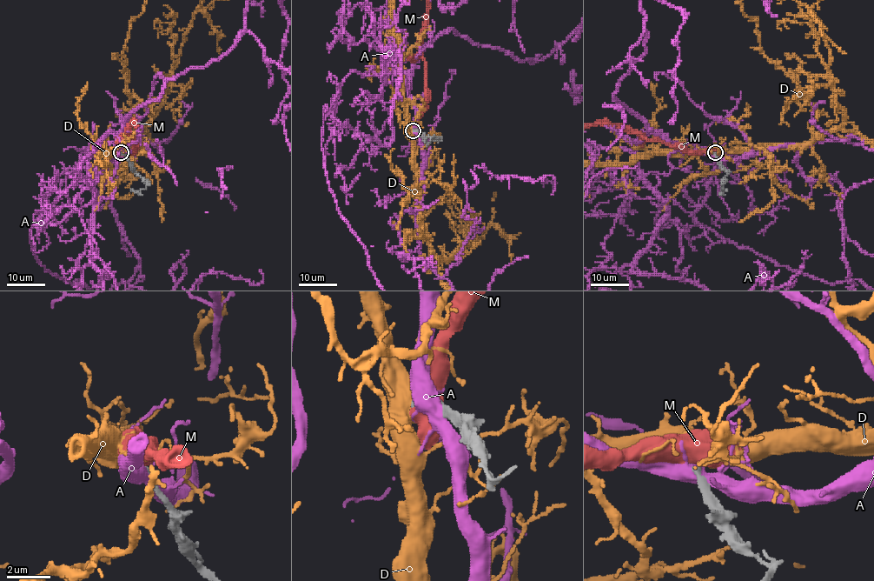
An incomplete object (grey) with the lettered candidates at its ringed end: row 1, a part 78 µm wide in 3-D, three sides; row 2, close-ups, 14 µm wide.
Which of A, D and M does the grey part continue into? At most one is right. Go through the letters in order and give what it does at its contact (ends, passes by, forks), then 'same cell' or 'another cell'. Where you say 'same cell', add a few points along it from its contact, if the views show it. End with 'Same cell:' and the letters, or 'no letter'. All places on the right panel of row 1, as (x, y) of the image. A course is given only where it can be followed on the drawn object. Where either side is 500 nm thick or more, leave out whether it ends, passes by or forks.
A: another cell
D: another cell
M: another cell
Same cell: no letter

